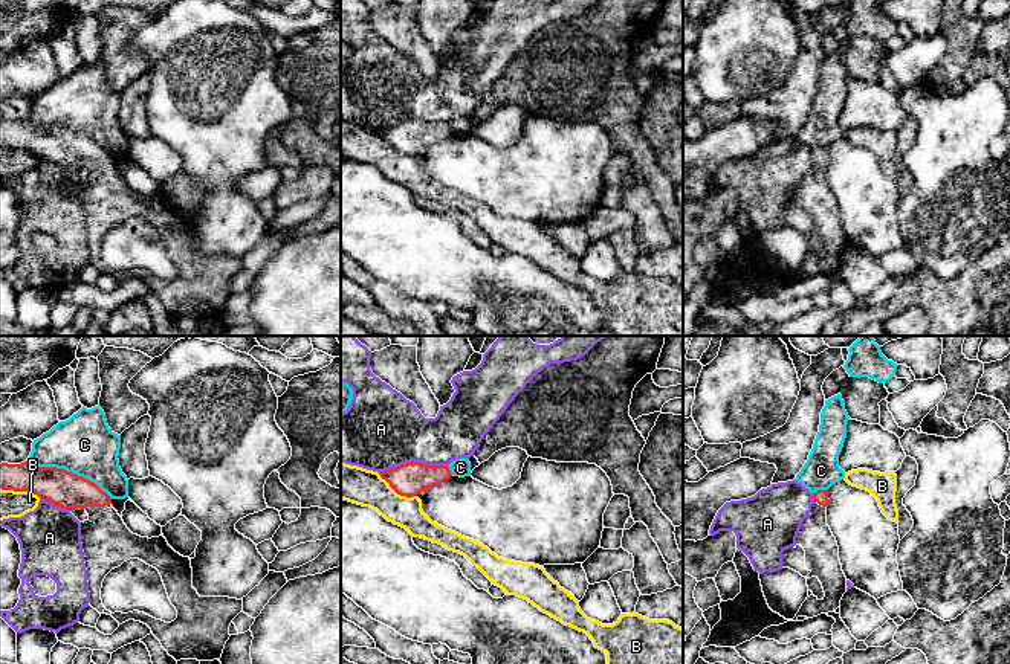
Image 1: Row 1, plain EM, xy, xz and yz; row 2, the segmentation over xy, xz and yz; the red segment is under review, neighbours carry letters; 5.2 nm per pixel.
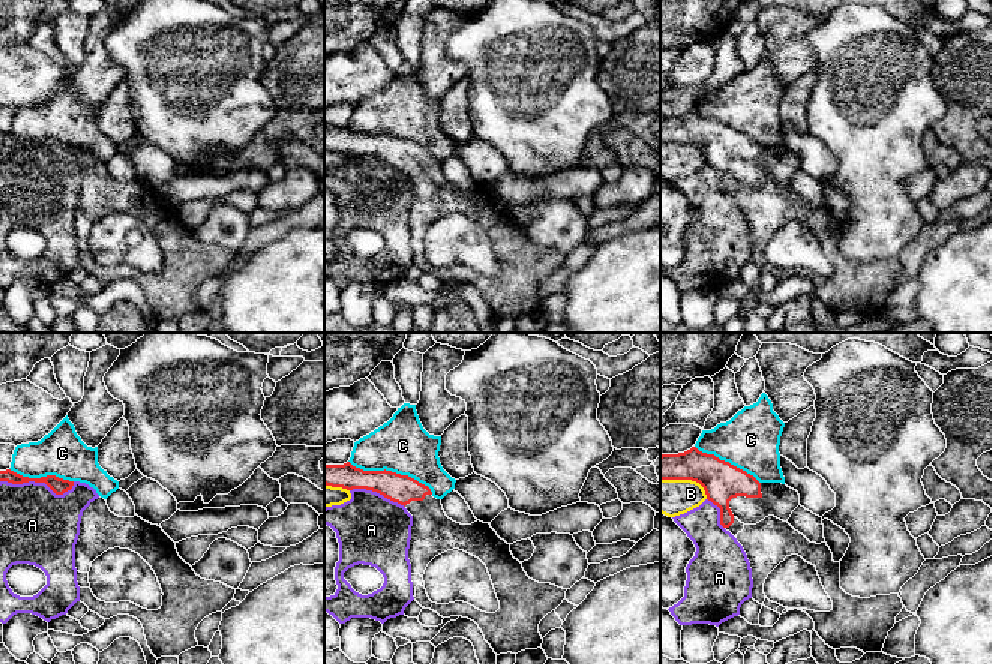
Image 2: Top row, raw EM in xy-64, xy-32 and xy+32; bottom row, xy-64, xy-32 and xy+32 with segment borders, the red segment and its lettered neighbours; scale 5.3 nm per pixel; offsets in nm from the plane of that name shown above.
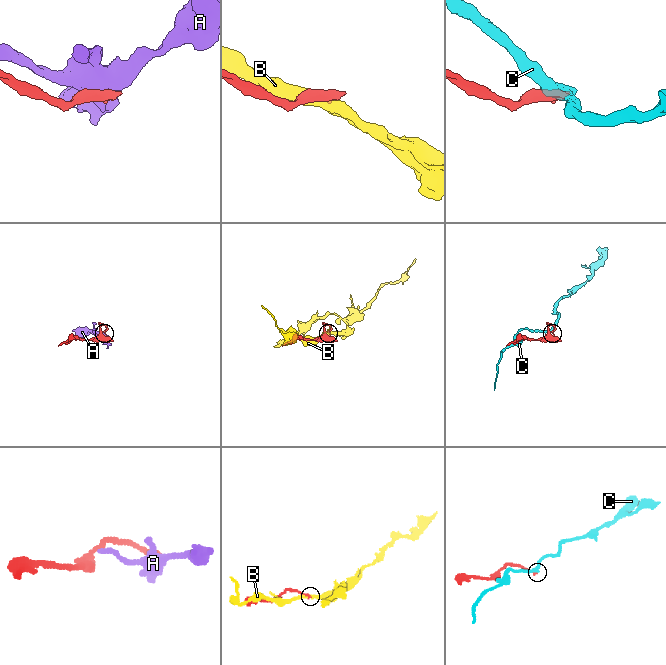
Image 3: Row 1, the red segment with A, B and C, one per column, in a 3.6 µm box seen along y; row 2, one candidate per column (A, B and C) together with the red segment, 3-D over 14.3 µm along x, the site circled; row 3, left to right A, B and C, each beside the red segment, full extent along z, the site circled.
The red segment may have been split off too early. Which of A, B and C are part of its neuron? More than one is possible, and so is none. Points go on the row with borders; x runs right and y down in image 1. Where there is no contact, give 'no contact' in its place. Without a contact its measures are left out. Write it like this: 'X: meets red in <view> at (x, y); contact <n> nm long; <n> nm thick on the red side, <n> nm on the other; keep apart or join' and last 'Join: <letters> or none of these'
A: meets red in xz at (413, 461); contact 360 nm long; 180 nm thick on the red side, 420 nm on the other; keep apart
B: meets red in xz at (398, 493); contact 240 nm long; 180 nm thick on the red side, 190 nm on the other; keep apart
C: meets red in xy at (71, 472); contact 500 nm long; 200 nm thick on the red side, 320 nm on the other; keep apart
Join: none of these

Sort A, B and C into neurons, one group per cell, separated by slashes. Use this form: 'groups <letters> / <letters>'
groups A / B / C

